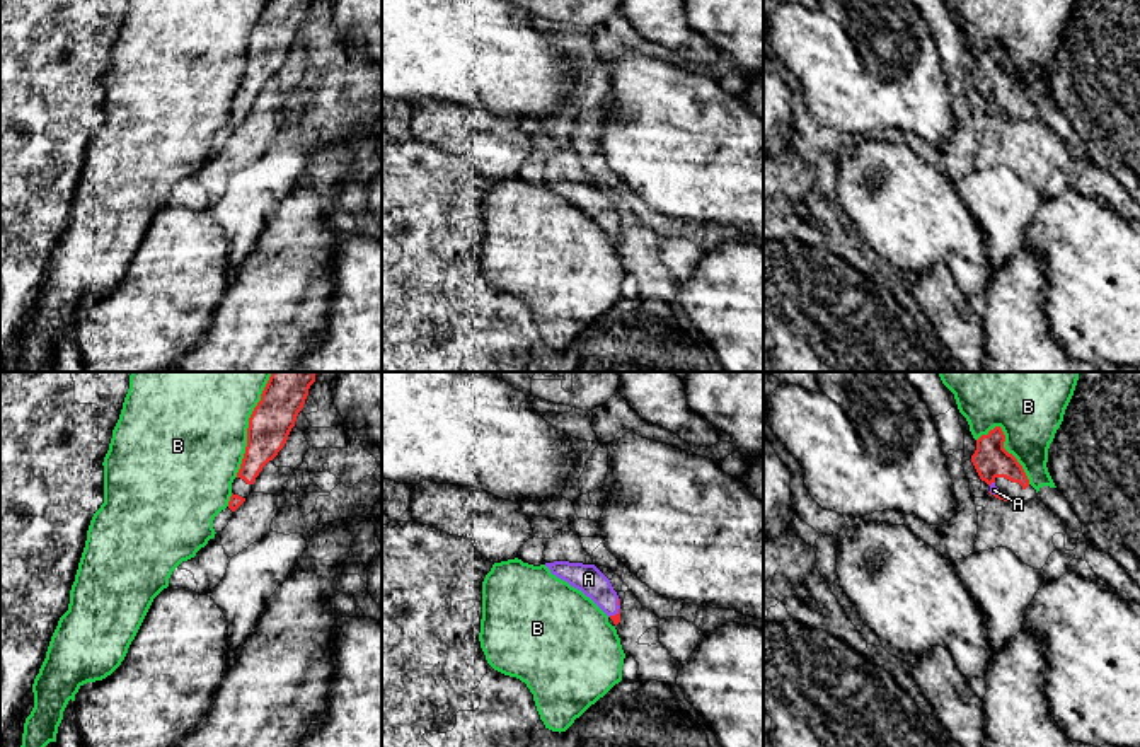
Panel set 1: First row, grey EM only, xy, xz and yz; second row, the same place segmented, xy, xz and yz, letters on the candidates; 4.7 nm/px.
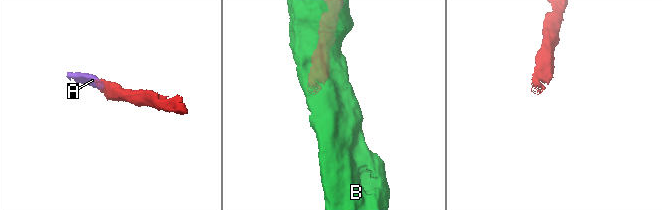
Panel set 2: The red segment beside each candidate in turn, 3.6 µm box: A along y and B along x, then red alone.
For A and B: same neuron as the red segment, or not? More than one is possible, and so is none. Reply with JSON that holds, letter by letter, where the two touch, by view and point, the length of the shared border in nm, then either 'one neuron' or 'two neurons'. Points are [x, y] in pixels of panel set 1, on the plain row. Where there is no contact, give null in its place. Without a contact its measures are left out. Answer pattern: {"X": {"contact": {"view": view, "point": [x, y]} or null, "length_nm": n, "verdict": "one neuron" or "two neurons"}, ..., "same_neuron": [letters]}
{"A": {"contact": {"view": "xz", "point": [619, 227]}, "length_nm": 100, "verdict": "one neuron"}, "B": {"contact": {"view": "xy", "point": [247, 48]}, "length_nm": 480, "verdict": "two neurons"}, "same_neuron": ["A"]}

